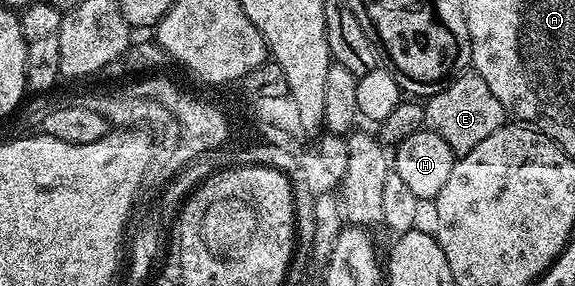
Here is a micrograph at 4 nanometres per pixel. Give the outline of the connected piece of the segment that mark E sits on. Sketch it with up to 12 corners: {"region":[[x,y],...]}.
{"region":[[467,69],[424,103],[426,127],[467,155],[508,119]]}

